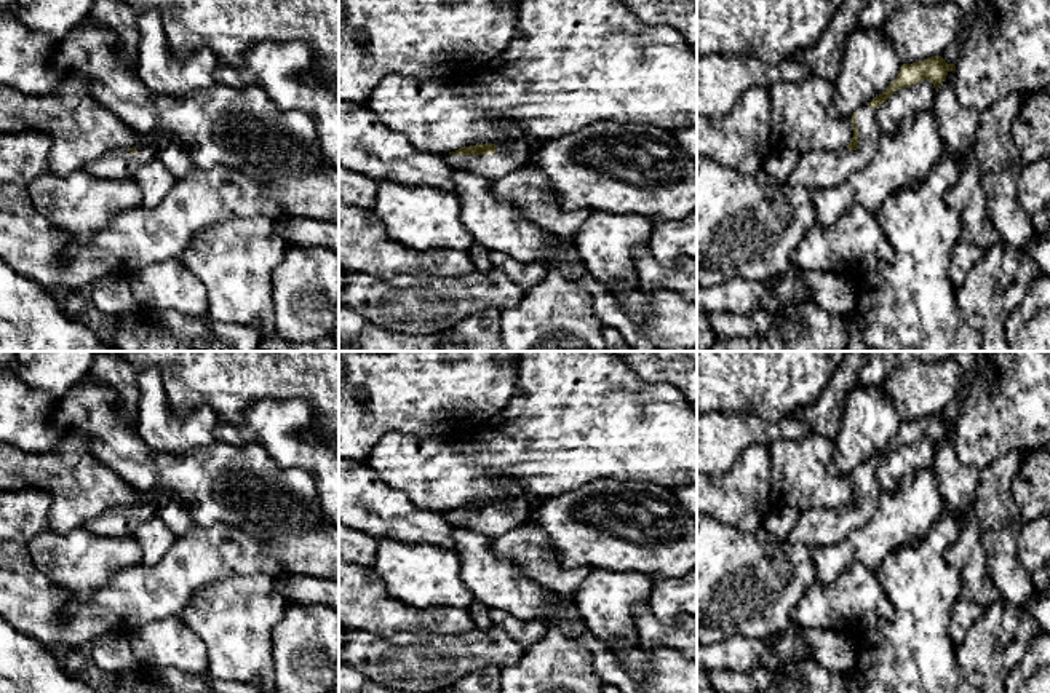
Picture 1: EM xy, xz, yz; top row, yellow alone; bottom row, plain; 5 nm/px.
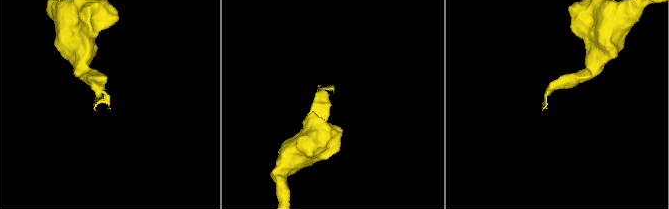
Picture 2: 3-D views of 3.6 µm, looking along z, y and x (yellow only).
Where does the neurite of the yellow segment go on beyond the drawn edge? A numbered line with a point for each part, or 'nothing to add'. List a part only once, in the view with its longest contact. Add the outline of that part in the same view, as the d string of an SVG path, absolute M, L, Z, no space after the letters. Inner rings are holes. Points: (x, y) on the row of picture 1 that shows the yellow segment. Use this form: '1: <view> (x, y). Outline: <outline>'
1: xz (512, 154). Outline: M500 123L503 136L495 141L494 155L449 155L446 161L460 171L470 171L473 174L487 177L491 180L502 179L519 168L524 168L529 158L529 148L524 139L518 139L510 134L511 126Z

